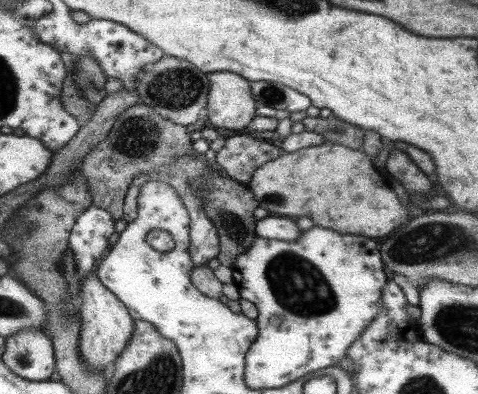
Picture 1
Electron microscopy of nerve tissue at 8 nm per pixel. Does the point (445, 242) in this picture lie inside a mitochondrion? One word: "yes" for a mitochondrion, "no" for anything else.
yes

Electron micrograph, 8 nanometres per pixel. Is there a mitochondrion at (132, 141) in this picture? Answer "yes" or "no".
yes

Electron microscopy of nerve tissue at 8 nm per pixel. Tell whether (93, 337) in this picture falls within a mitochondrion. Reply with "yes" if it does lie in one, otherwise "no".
no

